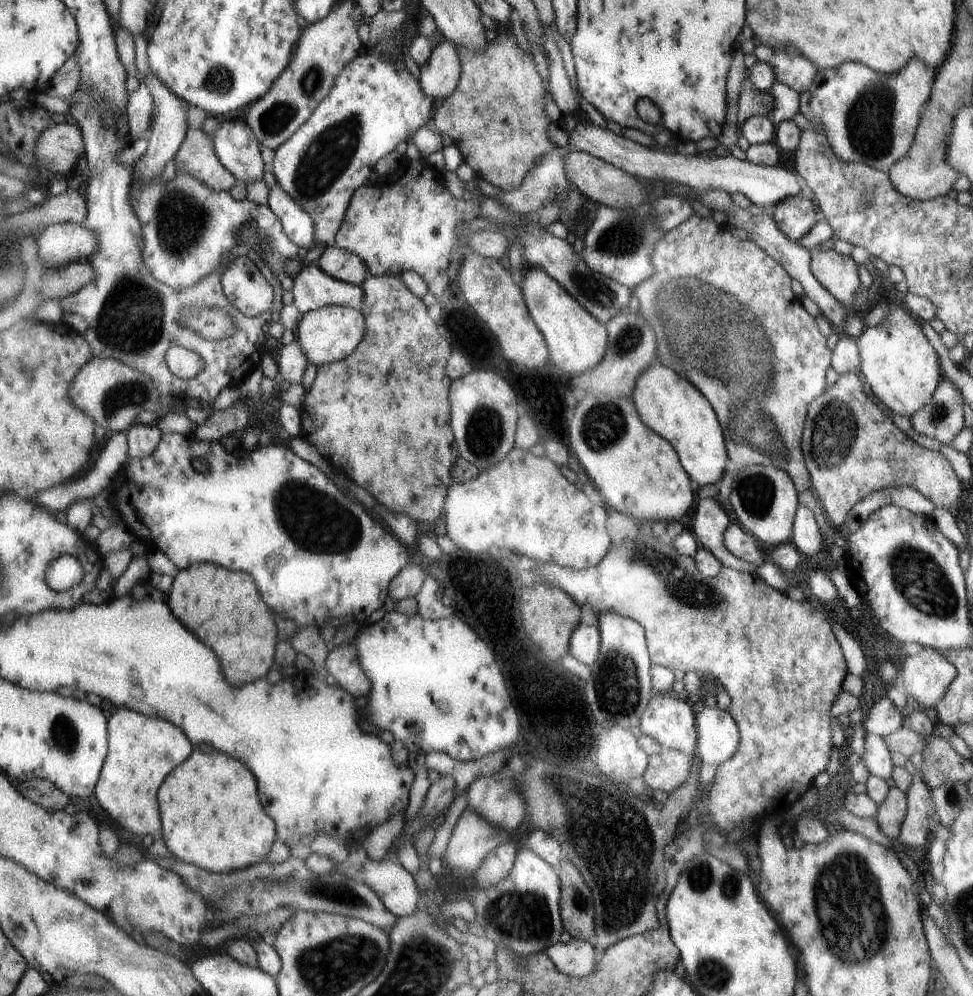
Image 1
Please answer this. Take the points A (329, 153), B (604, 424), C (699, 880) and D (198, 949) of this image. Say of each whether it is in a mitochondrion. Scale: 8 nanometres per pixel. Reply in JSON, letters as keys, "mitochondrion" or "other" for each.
{"A":"mitochondrion","B":"mitochondrion","C":"mitochondrion","D":"other"}

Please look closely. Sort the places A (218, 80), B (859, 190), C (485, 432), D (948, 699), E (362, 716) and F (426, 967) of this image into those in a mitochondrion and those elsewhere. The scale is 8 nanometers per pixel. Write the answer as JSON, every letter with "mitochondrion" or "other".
{"A":"mitochondrion","B":"mitochondrion","C":"mitochondrion","D":"other","E":"other","F":"mitochondrion"}

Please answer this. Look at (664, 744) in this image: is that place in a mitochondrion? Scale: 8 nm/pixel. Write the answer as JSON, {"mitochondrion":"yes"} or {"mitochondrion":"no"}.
{"mitochondrion":"no"}

